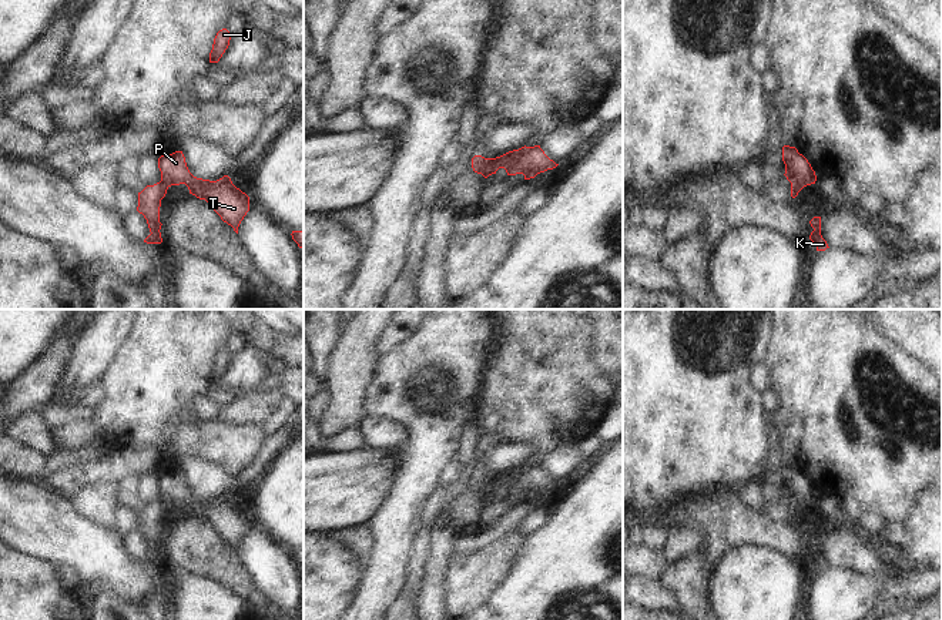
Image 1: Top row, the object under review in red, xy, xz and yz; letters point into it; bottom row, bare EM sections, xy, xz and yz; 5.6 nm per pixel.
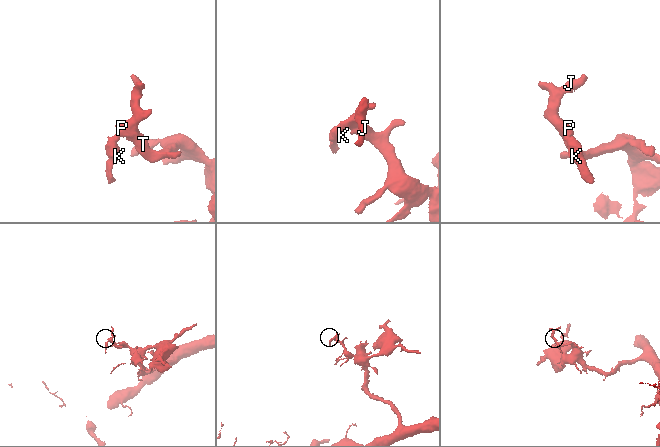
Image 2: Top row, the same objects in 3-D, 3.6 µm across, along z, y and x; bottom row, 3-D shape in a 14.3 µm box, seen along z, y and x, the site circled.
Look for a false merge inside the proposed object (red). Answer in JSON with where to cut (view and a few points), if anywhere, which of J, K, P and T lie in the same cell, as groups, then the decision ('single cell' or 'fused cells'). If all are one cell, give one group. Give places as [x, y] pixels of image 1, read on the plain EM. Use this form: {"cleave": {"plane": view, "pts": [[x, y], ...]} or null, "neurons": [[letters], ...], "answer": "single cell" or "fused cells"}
{"cleave": {"plane": "xz", "pts": [[486, 478], [486, 486], [480, 492]]}, "neurons": [["J", "P", "T"], ["K"]], "answer": "fused cells"}

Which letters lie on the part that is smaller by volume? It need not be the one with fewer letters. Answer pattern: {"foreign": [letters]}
{"foreign": ["K"]}

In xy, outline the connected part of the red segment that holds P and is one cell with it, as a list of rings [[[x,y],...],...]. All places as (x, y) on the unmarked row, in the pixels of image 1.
[[[182,470],[158,477],[161,500],[171,505],[185,503],[190,513],[211,523],[224,542],[238,553],[238,546],[249,530],[249,516],[237,507],[228,495],[217,500],[194,496],[185,482]]]

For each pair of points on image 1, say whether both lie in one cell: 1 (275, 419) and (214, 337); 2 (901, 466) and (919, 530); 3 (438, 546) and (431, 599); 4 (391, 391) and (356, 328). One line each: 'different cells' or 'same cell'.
1: different cells
2: different cells
3: same cell
4: different cells

